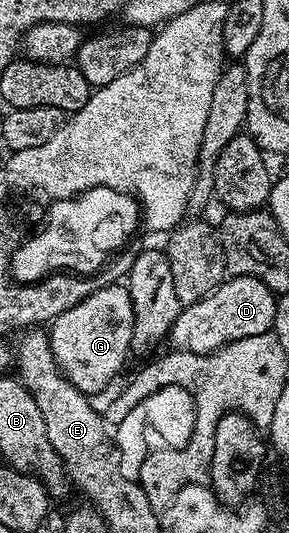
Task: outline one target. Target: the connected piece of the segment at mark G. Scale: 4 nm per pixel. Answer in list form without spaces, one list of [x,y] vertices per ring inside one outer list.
[[[122,283],[97,289],[84,299],[84,303],[68,307],[64,315],[54,320],[48,329],[50,346],[60,371],[70,380],[72,387],[87,395],[95,395],[109,387],[110,380],[121,371],[126,356],[131,356],[133,322],[130,291]]]

